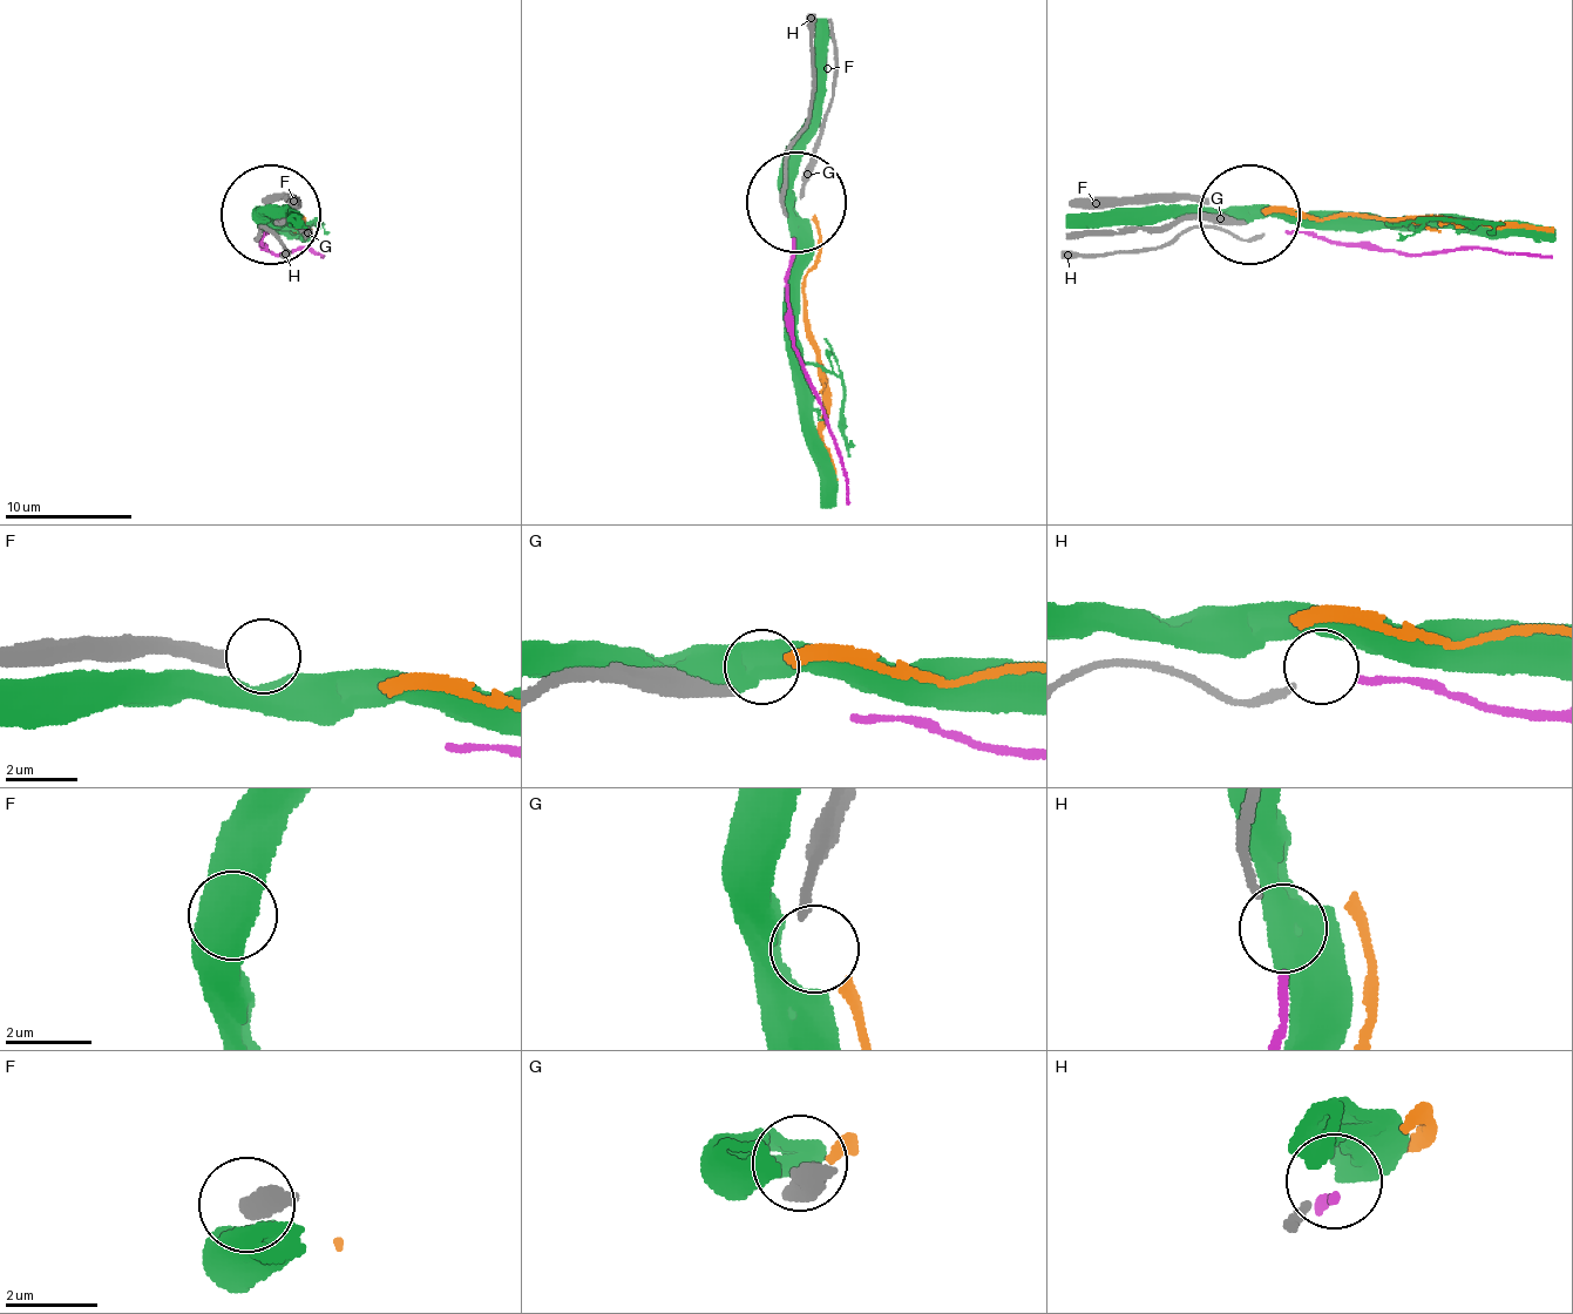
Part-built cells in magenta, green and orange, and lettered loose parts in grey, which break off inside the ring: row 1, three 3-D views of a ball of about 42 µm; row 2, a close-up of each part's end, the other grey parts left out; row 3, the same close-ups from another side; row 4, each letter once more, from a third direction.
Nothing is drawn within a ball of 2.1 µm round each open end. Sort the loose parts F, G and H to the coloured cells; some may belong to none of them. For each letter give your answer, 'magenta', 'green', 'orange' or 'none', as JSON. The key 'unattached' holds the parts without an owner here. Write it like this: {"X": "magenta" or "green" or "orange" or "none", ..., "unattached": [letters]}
{"F": "none", "G": "orange", "H": "magenta", "unattached": ["F"]}

